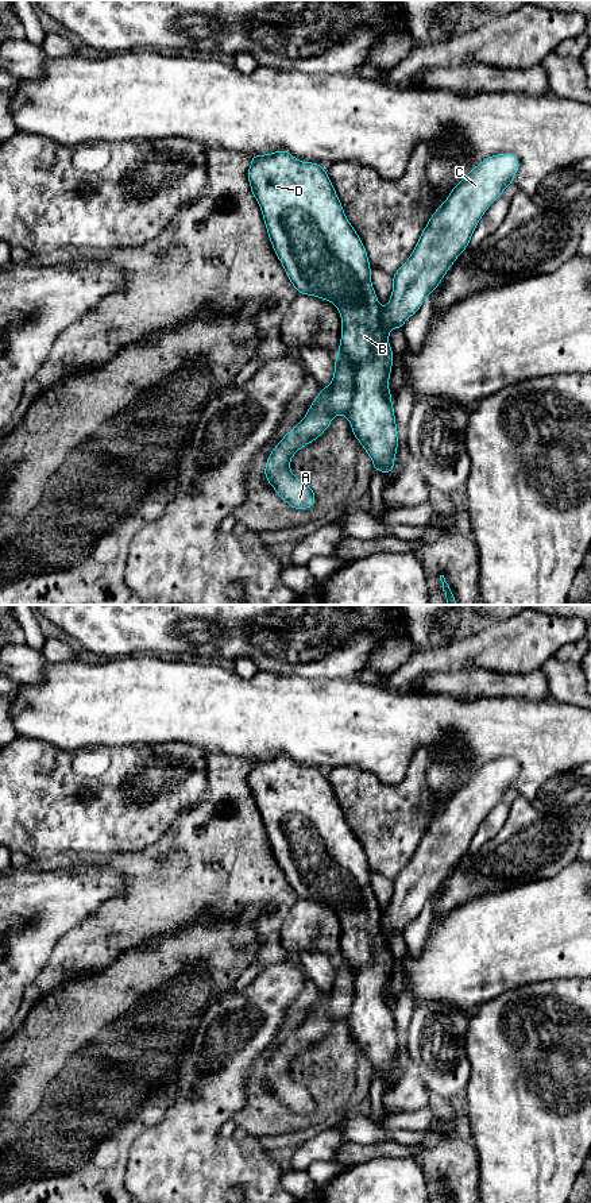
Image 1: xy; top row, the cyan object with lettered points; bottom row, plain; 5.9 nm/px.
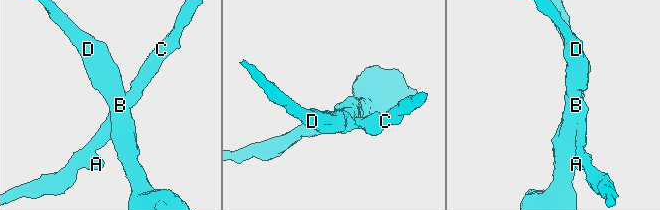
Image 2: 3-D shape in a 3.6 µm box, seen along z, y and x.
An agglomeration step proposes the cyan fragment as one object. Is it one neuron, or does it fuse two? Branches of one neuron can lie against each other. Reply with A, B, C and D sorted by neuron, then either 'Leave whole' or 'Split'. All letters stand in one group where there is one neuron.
Groups: A C / B D. Split

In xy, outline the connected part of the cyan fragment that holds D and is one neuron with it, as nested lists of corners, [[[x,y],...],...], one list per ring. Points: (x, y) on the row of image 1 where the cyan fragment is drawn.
[[[286,150],[251,155],[247,176],[260,207],[271,246],[290,284],[300,294],[332,302],[341,316],[336,356],[358,363],[347,419],[356,440],[372,460],[374,470],[390,474],[398,450],[397,423],[389,379],[394,354],[381,328],[381,305],[371,282],[366,247],[348,221],[329,176],[318,163],[301,162]]]

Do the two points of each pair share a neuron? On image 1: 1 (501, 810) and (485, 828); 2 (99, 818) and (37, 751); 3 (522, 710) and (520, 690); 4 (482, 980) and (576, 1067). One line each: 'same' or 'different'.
1: same
2: same
3: different
4: different

